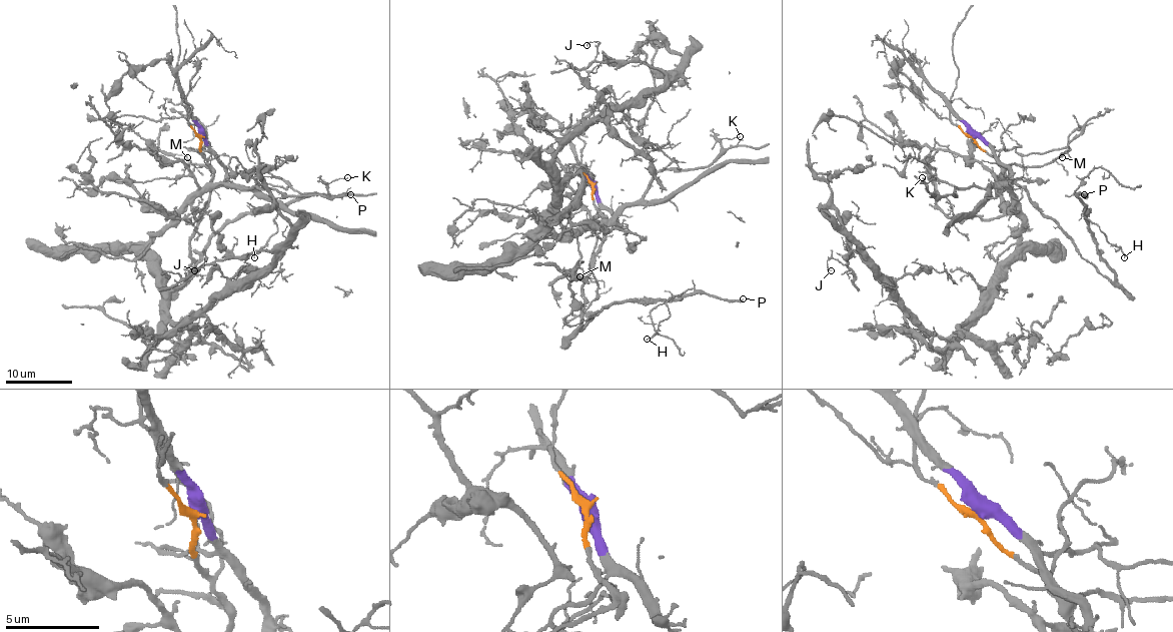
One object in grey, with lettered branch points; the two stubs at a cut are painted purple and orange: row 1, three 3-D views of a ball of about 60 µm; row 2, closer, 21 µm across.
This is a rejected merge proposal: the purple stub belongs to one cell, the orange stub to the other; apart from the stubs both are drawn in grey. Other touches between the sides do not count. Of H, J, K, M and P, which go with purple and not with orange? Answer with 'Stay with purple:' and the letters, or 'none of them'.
Stay with purple: J, K

